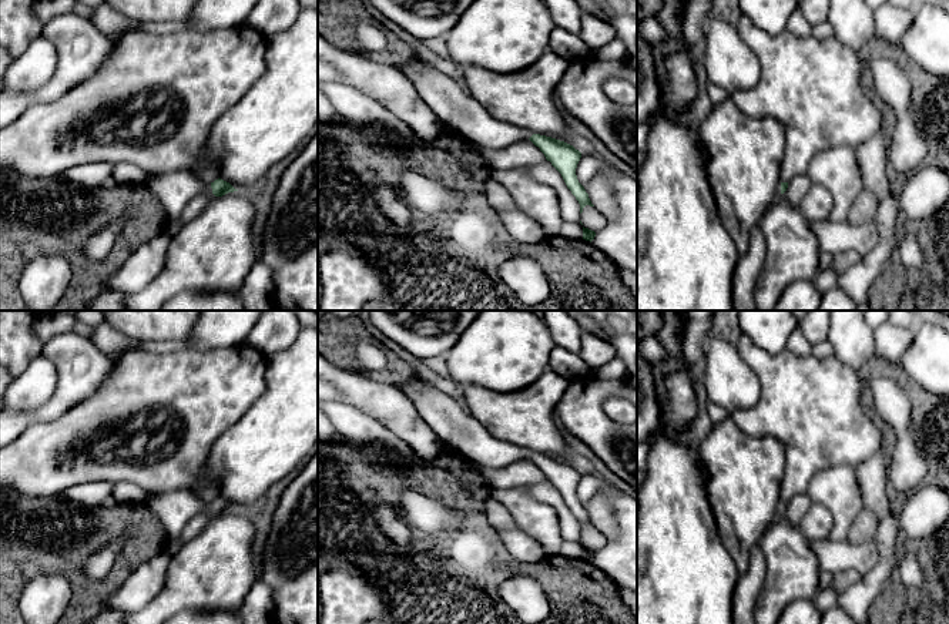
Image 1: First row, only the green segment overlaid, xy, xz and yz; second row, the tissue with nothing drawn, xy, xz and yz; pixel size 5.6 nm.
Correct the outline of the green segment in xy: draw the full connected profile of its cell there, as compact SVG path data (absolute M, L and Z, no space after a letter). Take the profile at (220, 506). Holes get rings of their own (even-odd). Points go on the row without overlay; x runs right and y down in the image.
M175 490L147 496L142 501L167 529L170 537L175 537L185 523L202 510L209 510L215 516L238 510L229 501L218 497L208 503L191 492Z

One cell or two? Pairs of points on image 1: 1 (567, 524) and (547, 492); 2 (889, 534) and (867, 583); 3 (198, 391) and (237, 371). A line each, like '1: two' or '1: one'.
1: one
2: one
3: one

